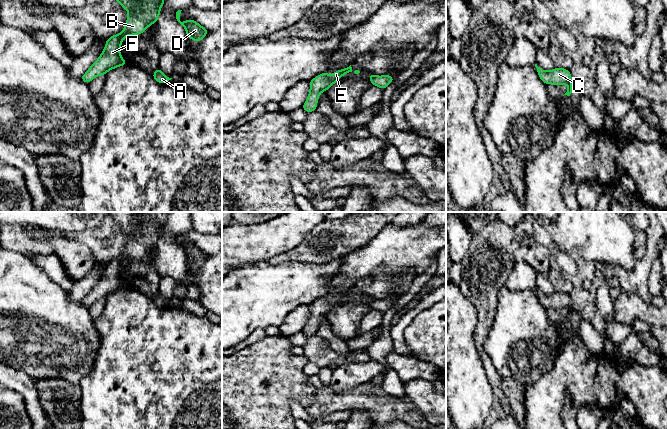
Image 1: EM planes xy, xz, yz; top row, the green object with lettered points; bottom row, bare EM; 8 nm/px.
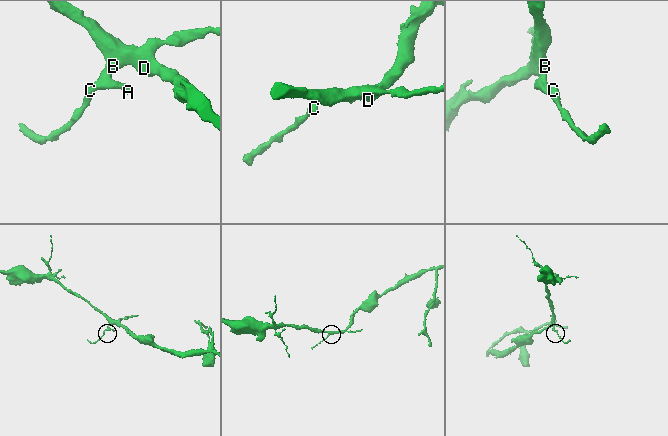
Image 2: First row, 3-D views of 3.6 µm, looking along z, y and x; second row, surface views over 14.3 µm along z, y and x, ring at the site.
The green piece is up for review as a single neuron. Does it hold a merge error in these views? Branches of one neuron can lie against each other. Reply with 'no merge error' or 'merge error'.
no merge error

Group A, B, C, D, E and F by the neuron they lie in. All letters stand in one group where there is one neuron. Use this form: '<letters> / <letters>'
A B C D E F

